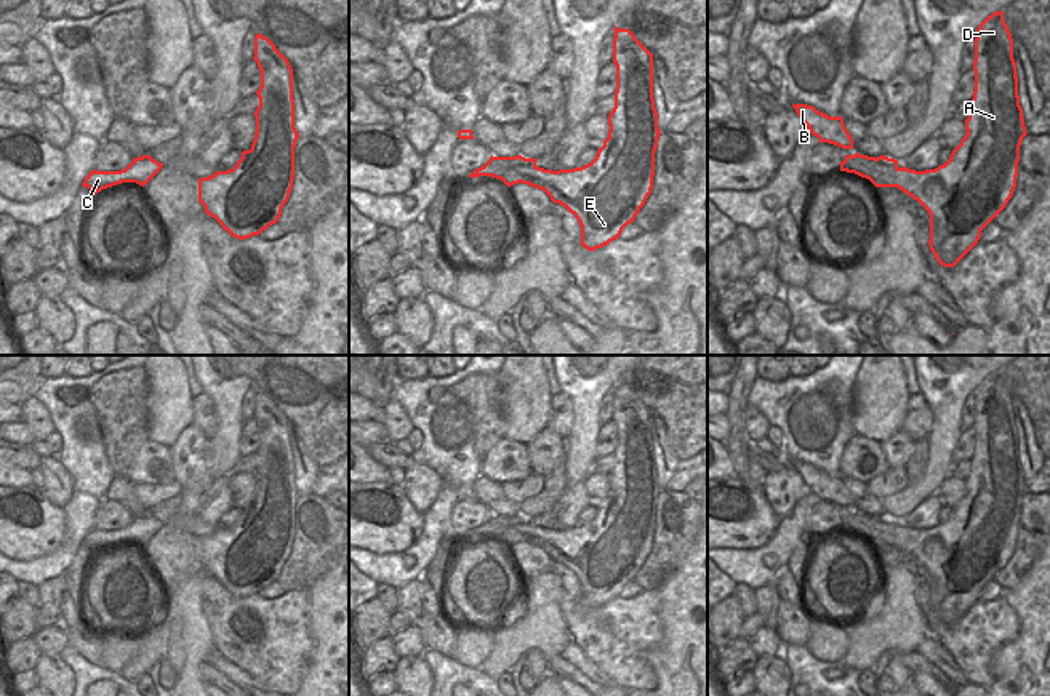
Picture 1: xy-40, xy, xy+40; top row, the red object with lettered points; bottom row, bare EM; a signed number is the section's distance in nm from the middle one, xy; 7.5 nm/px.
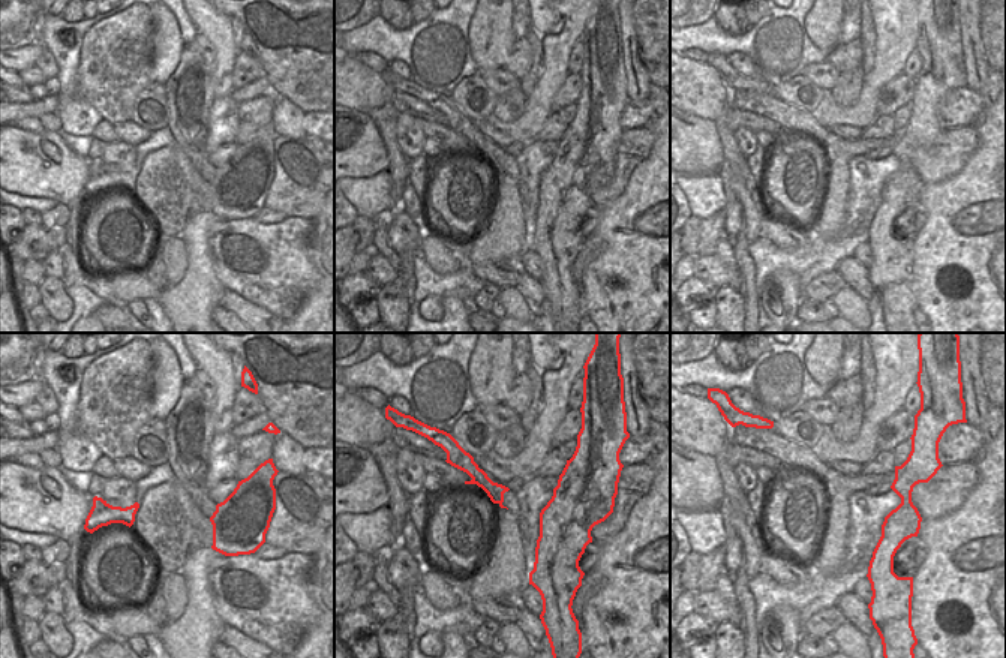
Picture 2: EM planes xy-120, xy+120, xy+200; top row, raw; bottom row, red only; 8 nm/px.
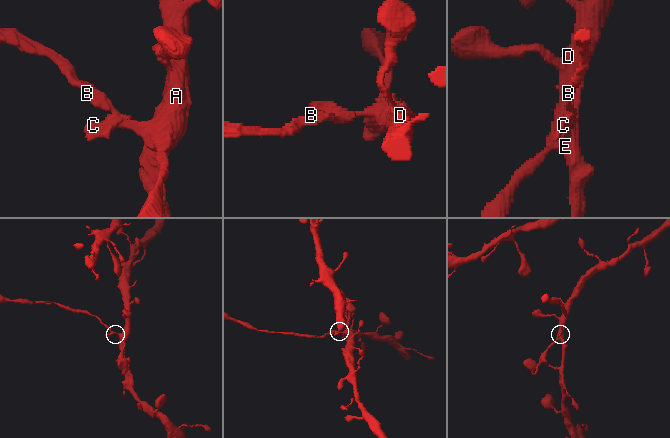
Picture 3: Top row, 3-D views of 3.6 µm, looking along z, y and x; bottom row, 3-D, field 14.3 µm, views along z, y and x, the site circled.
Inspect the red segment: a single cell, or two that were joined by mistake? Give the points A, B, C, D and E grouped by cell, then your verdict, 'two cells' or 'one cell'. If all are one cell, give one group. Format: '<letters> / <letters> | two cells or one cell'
A C D E / B | two cells

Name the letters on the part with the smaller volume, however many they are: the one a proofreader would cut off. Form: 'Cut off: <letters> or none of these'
Cut off: B

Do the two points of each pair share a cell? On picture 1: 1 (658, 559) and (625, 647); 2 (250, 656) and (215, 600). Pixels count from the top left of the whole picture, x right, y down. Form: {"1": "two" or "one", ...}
{"1": "two", "2": "one"}

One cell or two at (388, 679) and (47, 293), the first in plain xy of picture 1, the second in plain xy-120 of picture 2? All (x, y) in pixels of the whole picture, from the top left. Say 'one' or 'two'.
two

